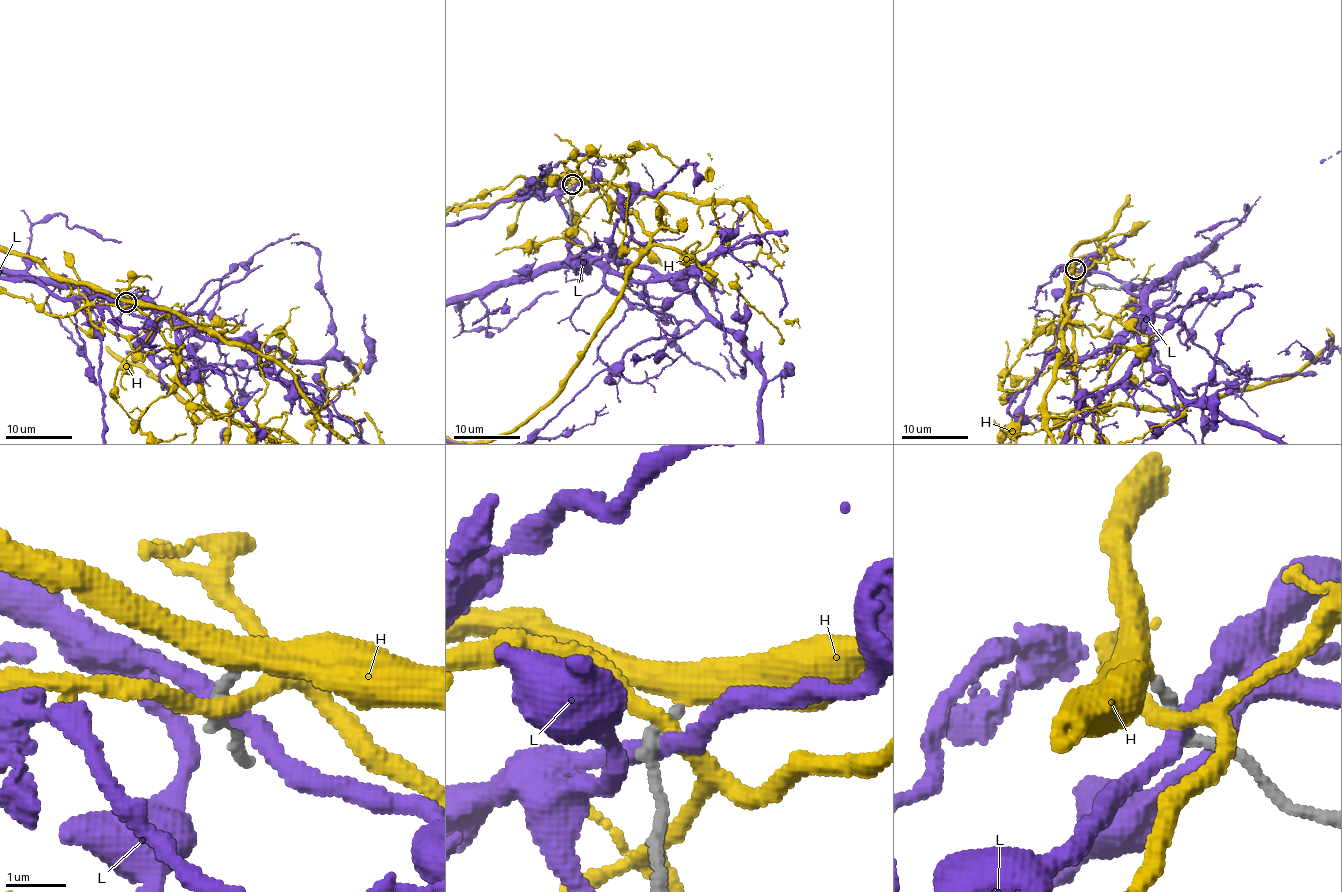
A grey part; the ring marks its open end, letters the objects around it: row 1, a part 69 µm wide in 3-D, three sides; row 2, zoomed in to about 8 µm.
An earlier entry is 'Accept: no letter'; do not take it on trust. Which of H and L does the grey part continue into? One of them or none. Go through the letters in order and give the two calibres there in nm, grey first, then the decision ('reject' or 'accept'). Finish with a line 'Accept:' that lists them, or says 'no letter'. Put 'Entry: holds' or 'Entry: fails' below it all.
H: calibres 240 and 260 nm; accept
L: calibres 260 and 320 nm; reject
Accept: H
Entry: fails

